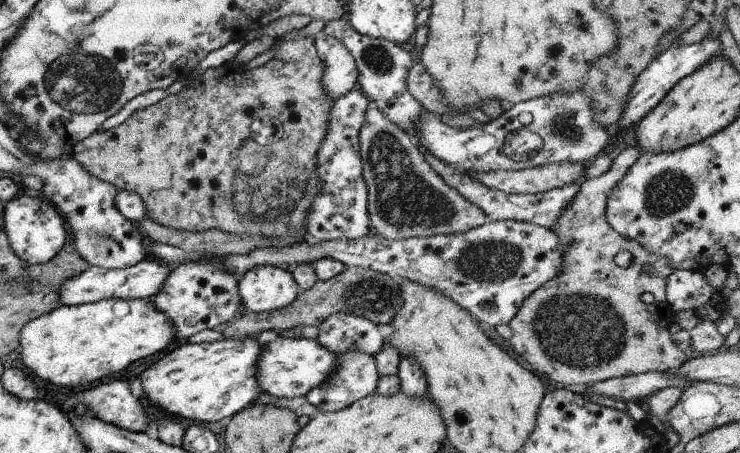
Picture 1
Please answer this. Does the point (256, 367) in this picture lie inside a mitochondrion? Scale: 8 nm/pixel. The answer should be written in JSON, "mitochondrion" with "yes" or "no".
{"mitochondrion":"no"}

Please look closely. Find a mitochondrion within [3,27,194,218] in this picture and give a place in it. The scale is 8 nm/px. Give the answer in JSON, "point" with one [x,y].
{"point":[86,83]}

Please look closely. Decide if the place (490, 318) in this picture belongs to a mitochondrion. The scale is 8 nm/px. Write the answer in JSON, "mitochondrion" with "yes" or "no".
{"mitochondrion":"no"}

